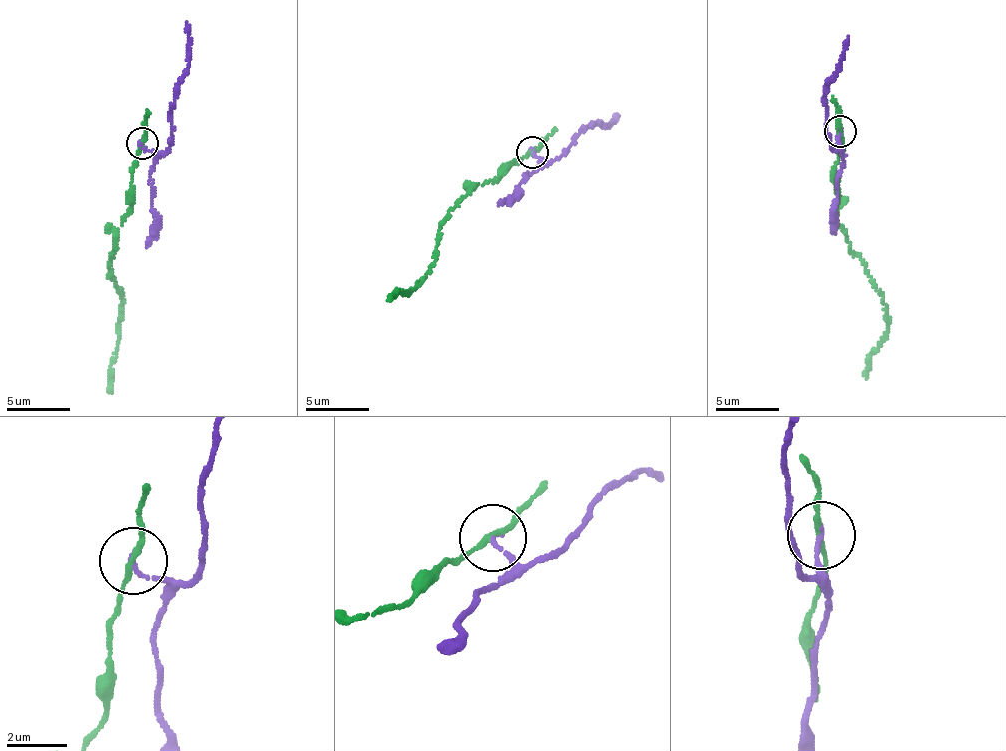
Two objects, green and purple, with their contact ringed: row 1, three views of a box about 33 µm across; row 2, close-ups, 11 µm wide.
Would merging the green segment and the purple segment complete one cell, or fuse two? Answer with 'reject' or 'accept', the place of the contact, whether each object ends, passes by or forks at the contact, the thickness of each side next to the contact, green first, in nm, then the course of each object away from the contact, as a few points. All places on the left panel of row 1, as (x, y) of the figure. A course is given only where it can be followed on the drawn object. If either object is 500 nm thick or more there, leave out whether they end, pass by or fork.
reject; place (142, 143); green passes by; purple ends; calibres 160 and 180 nm; course green (143, 141), (133, 168), (131, 213), (117, 229), (108, 276), (122, 294), (119, 338), (110, 369), (112, 393); course purple (143, 144), (162, 154), (172, 137), (175, 88), (189, 60), (187, 22)

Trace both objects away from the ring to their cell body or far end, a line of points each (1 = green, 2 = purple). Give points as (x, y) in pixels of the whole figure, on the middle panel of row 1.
1: (534, 151), (470, 191), (439, 226), (434, 261), (408, 296), (396, 291), (390, 301)
2: (533, 153), (547, 164), (568, 148), (591, 122), (609, 125), (617, 114)

